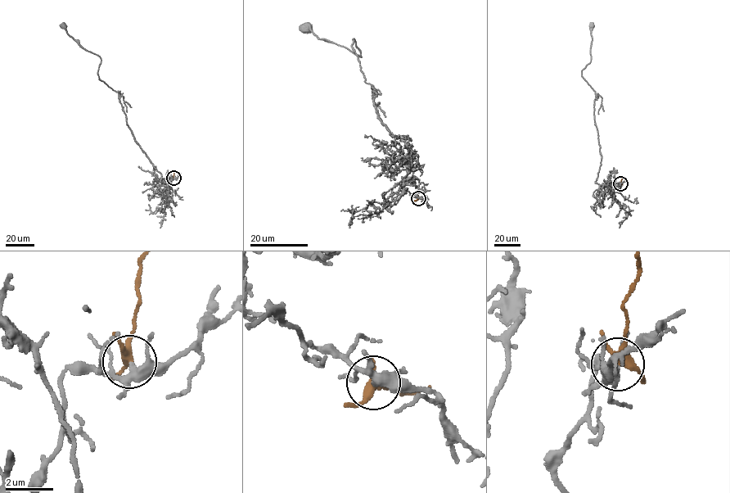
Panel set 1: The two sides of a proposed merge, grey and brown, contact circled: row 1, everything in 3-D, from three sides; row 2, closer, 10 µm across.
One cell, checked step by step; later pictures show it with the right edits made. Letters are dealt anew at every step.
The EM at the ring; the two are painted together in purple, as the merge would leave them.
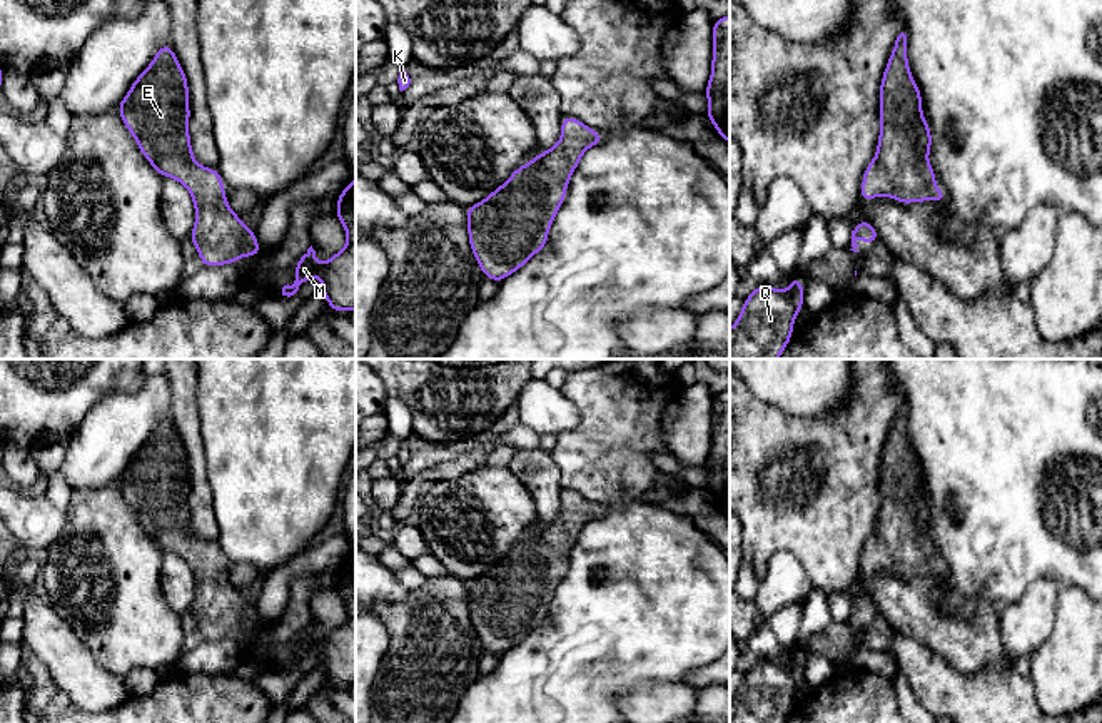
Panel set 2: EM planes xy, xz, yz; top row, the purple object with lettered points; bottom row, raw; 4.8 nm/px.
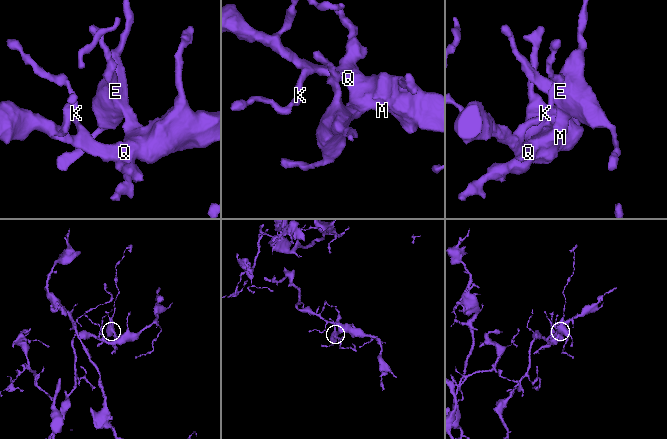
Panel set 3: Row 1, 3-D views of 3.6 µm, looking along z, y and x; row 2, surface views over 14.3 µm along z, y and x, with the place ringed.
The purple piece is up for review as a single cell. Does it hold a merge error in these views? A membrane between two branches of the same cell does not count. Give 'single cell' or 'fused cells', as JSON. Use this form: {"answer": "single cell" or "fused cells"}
{"answer": "single cell"}

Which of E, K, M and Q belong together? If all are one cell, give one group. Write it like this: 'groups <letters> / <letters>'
groups E K M Q

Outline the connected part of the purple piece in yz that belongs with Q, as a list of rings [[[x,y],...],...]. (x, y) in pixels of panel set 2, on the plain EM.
[[[791,651],[785,665],[760,658],[745,675],[730,703],[730,723],[785,723],[795,690],[803,685],[803,655]]]

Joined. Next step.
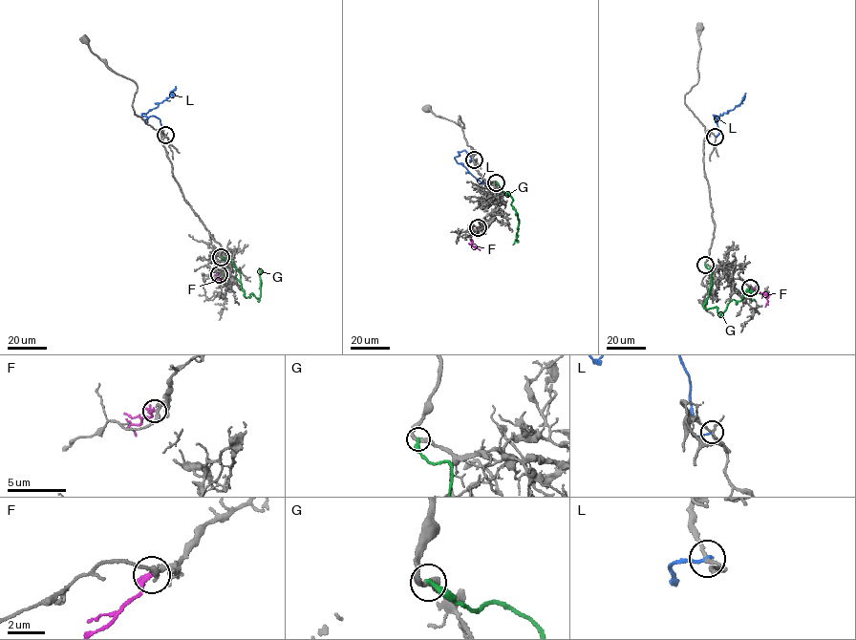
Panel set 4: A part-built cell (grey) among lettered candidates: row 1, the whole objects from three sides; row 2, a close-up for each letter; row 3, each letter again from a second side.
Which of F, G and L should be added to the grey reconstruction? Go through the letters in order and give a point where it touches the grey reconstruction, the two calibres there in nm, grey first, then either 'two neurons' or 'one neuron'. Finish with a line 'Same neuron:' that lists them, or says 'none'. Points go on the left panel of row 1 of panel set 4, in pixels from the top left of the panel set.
F: (219, 274) | 260/260 nm | one neuron
G: (221, 257) | 280/280 nm | two neurons
L: (165, 135) | 170/170 nm | two neurons
Same neuron: F

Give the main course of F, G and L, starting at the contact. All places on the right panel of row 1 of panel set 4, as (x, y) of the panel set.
F: (750, 288), (766, 294), (765, 307)
G: (705, 265), (711, 284), (704, 308), (716, 307), (722, 312), (746, 291), (754, 300)
L: (715, 137), (719, 133), (714, 115), (716, 121), (740, 103), (745, 93)

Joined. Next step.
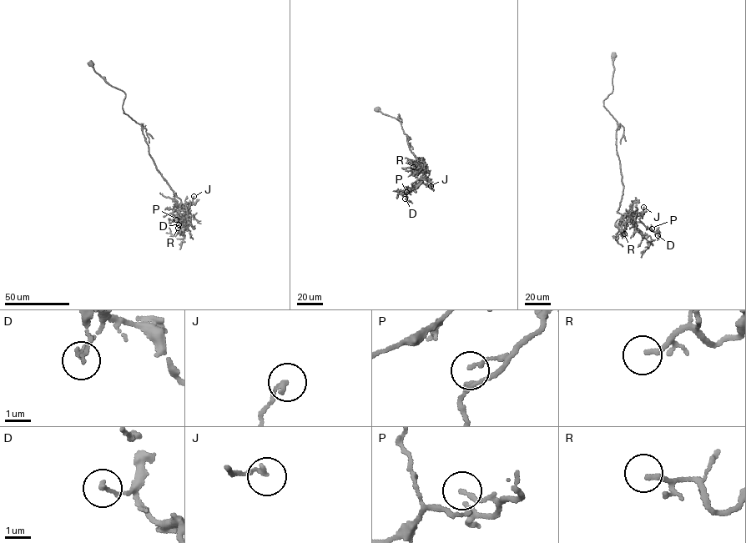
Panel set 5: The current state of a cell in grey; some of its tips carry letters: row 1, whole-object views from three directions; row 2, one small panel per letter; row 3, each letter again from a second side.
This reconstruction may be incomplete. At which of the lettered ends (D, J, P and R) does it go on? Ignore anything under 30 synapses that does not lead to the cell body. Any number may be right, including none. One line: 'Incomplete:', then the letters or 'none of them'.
Incomplete: R

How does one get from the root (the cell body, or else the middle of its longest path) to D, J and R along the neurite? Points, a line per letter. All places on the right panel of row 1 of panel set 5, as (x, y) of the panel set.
D: (614, 55), (612, 92), (603, 103), (617, 126), (617, 152), (623, 188), (617, 212), (634, 216), (657, 235)
J: (614, 55), (612, 92), (603, 103), (617, 126), (623, 188), (617, 212), (639, 222), (643, 207)
R: (614, 55), (612, 92), (603, 103), (617, 126), (617, 152), (623, 188), (617, 212), (623, 222), (624, 233)

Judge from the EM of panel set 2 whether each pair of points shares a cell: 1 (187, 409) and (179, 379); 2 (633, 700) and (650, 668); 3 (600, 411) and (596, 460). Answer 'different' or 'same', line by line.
1: same
2: different
3: same

